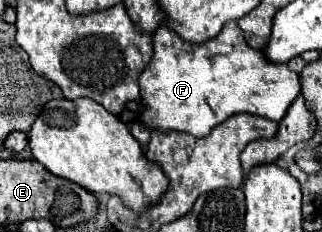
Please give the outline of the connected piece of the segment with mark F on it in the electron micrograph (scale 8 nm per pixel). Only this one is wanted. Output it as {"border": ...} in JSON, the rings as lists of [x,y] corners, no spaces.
{"border":[[[227,22],[223,30],[201,44],[181,40],[173,30],[159,28],[153,34],[153,58],[145,72],[139,76],[141,100],[145,110],[141,112],[141,122],[151,130],[177,130],[189,132],[193,136],[207,136],[217,124],[225,122],[229,116],[247,112],[259,114],[269,120],[279,122],[293,100],[301,94],[301,74],[289,70],[287,64],[277,64],[267,60],[267,56],[259,50],[253,50],[237,26],[237,22]]]}

